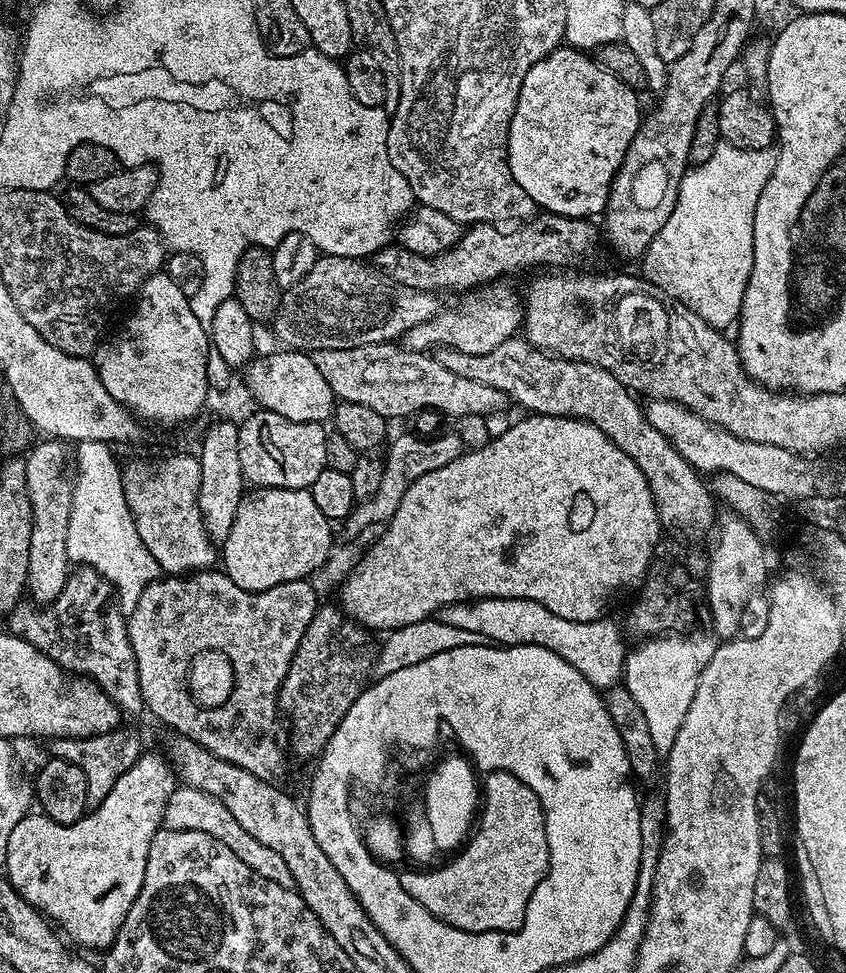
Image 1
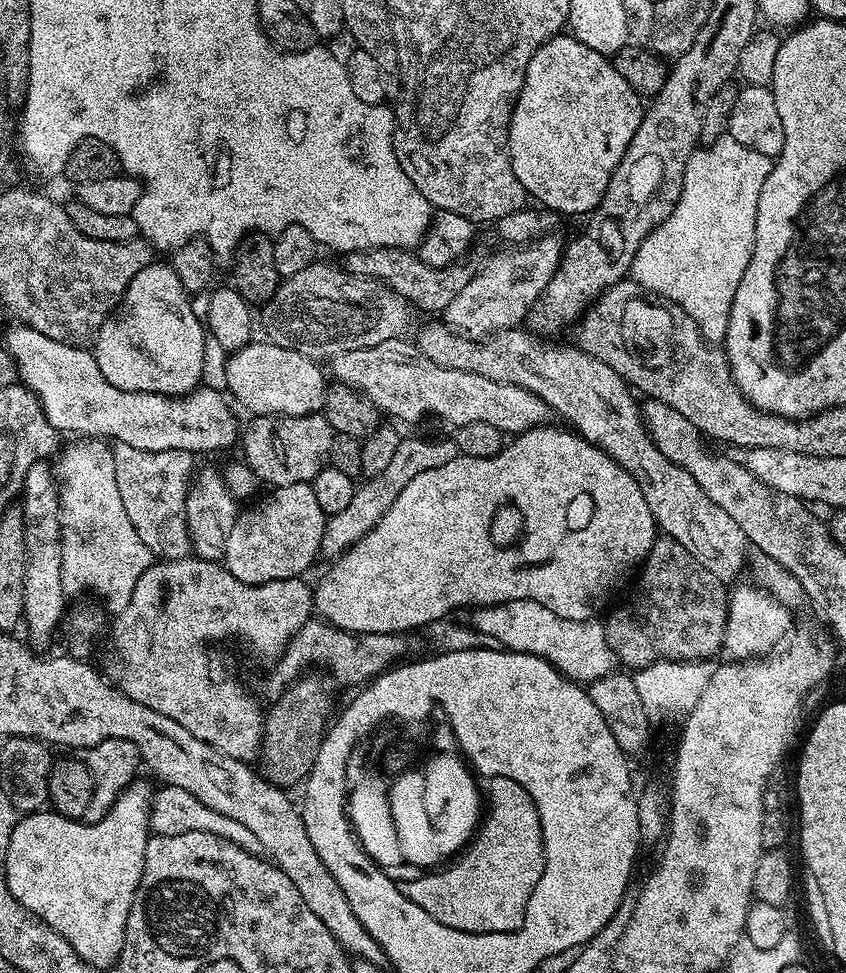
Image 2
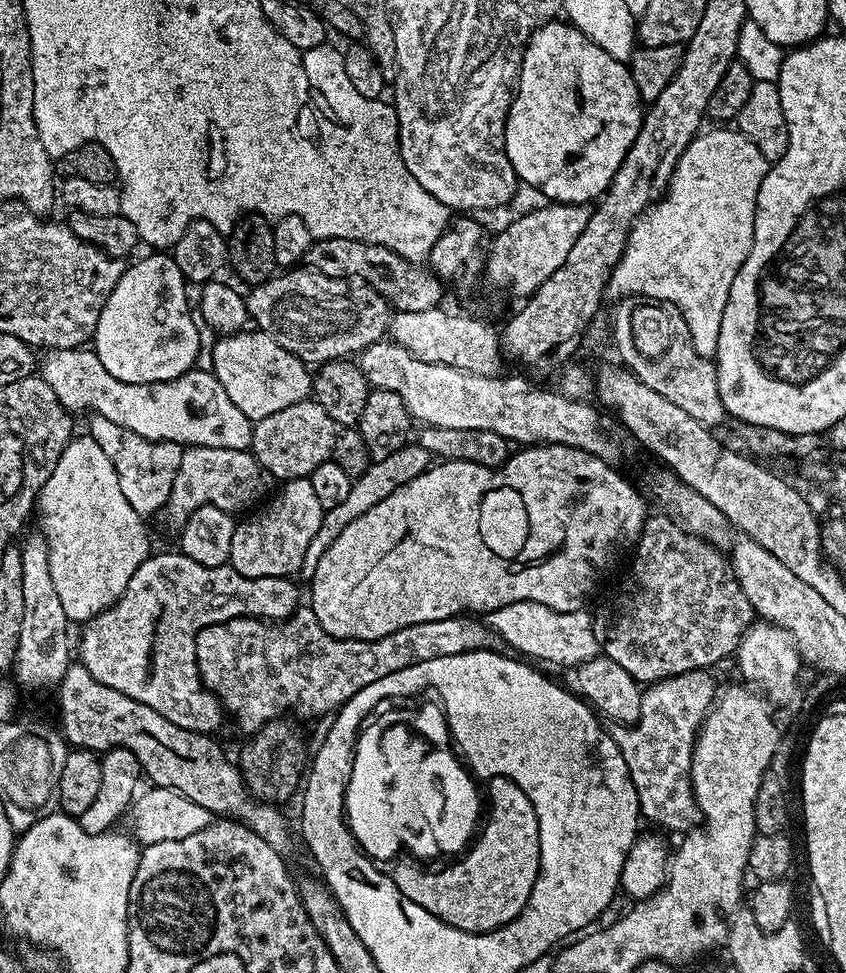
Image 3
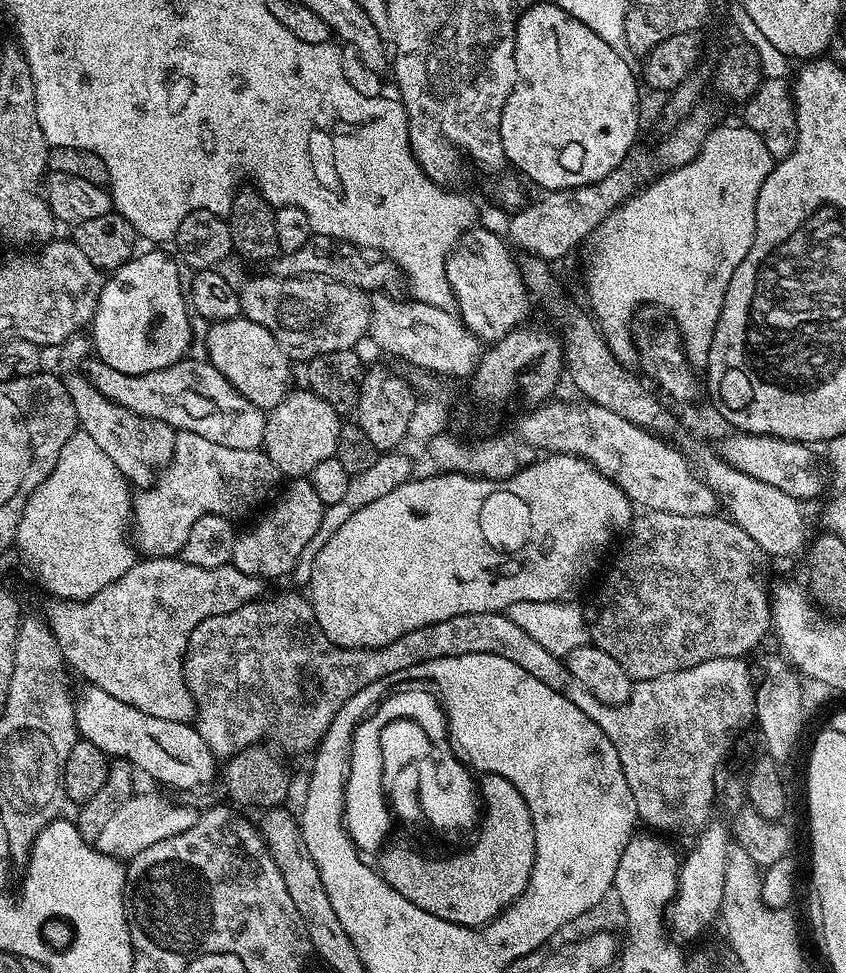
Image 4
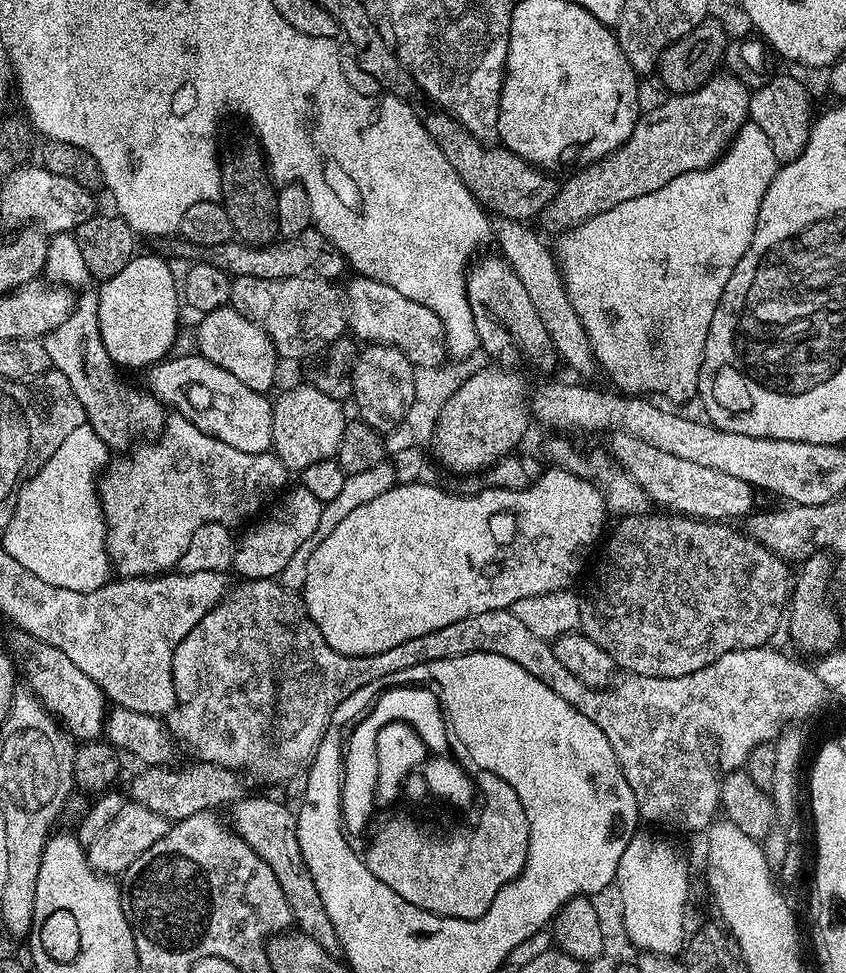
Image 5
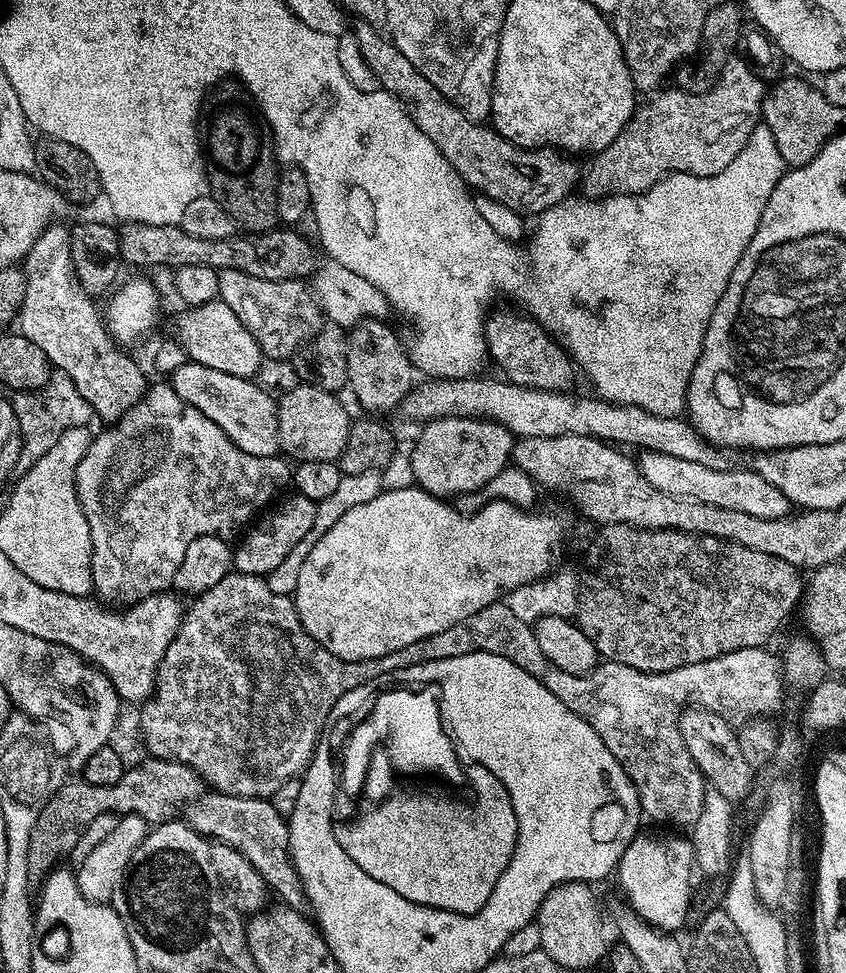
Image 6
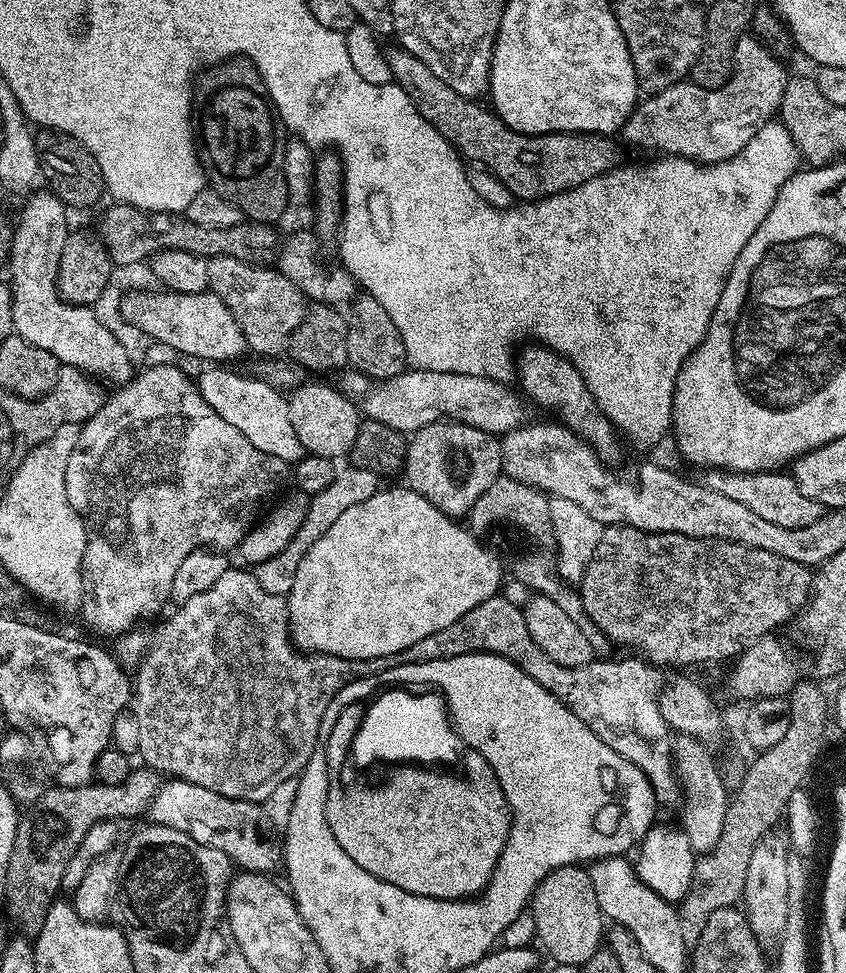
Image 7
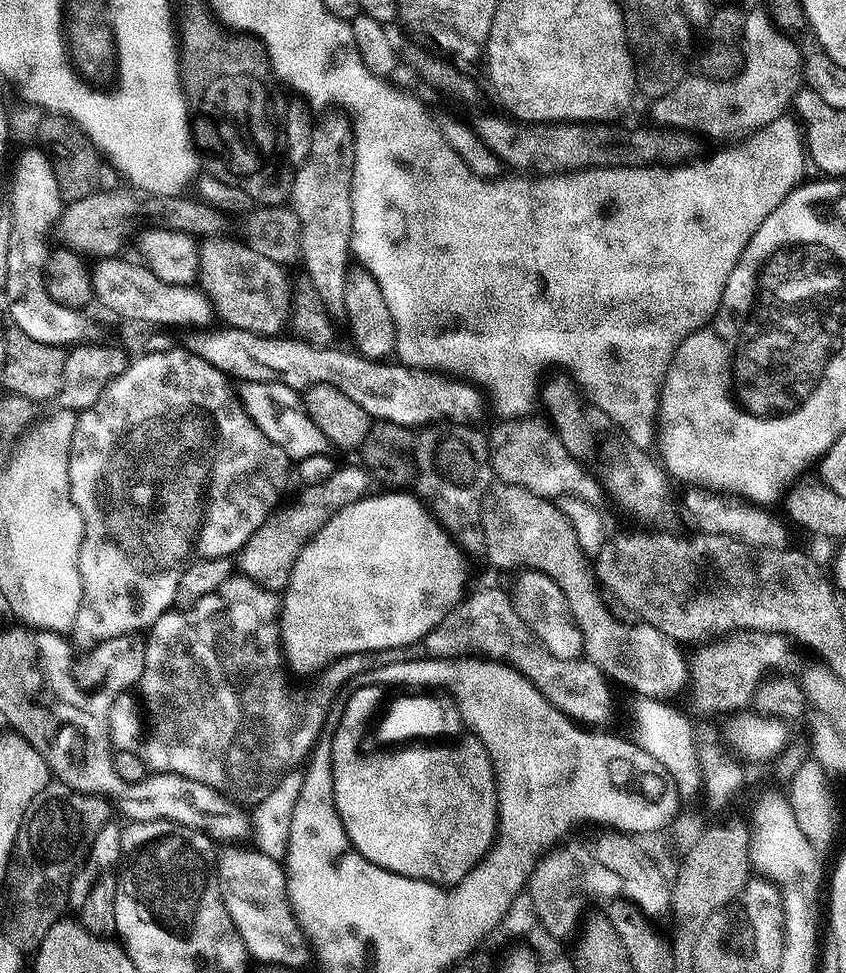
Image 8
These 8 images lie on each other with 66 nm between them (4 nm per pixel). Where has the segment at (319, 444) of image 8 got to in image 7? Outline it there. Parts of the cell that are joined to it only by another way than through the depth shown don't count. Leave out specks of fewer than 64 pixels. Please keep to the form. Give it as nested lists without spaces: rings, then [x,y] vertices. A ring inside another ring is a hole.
[[[224,366],[205,368],[208,369],[198,376],[202,398],[206,398],[209,406],[237,428],[254,447],[274,458],[282,458],[289,466],[305,456],[302,442],[294,434],[294,426],[288,417],[288,396],[279,387],[273,386],[267,379],[255,380],[252,376],[227,372]]]

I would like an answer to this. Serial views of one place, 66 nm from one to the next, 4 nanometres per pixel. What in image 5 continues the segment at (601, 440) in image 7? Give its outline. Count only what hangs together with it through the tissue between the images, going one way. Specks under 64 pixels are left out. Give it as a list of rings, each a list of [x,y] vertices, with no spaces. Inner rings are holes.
[[[499,255],[479,257],[466,274],[470,314],[474,314],[474,330],[479,347],[485,348],[494,358],[503,352],[517,352],[542,371],[548,372],[558,364],[556,347],[552,345],[542,318],[534,308],[524,285],[511,266]]]

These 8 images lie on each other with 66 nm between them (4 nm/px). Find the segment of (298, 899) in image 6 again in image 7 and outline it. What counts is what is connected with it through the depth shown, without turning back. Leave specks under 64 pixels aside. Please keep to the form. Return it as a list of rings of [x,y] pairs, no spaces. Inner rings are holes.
[[[168,778],[156,791],[156,797],[152,799],[146,816],[151,823],[182,830],[182,834],[190,834],[194,842],[222,850],[237,869],[272,874],[276,867],[281,867],[282,848],[277,841],[275,844],[268,837],[270,825],[260,804],[226,798],[189,780]]]

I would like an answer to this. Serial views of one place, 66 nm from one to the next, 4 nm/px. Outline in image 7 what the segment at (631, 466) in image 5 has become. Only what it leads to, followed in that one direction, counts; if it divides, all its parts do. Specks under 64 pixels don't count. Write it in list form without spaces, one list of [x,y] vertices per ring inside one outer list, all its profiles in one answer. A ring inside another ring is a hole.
[[[708,470],[703,475],[704,487],[723,494],[725,498],[730,498],[734,502],[742,502],[742,506],[754,510],[754,514],[766,518],[766,522],[774,522],[778,526],[787,528],[801,528],[810,526],[810,522],[814,522],[822,515],[822,505],[806,498],[806,494],[798,490],[796,481],[791,475],[781,474],[779,471],[725,472],[723,470]]]

